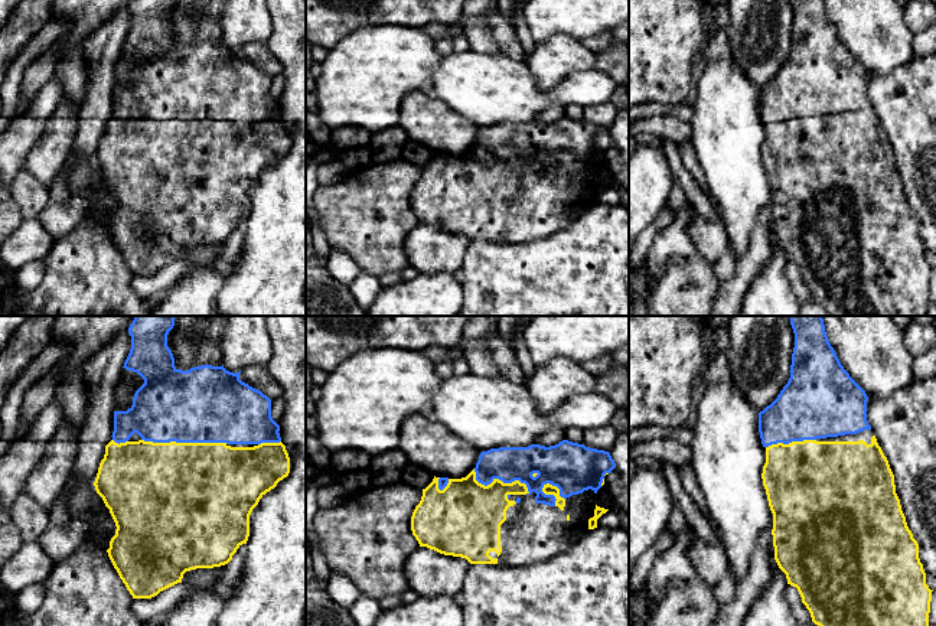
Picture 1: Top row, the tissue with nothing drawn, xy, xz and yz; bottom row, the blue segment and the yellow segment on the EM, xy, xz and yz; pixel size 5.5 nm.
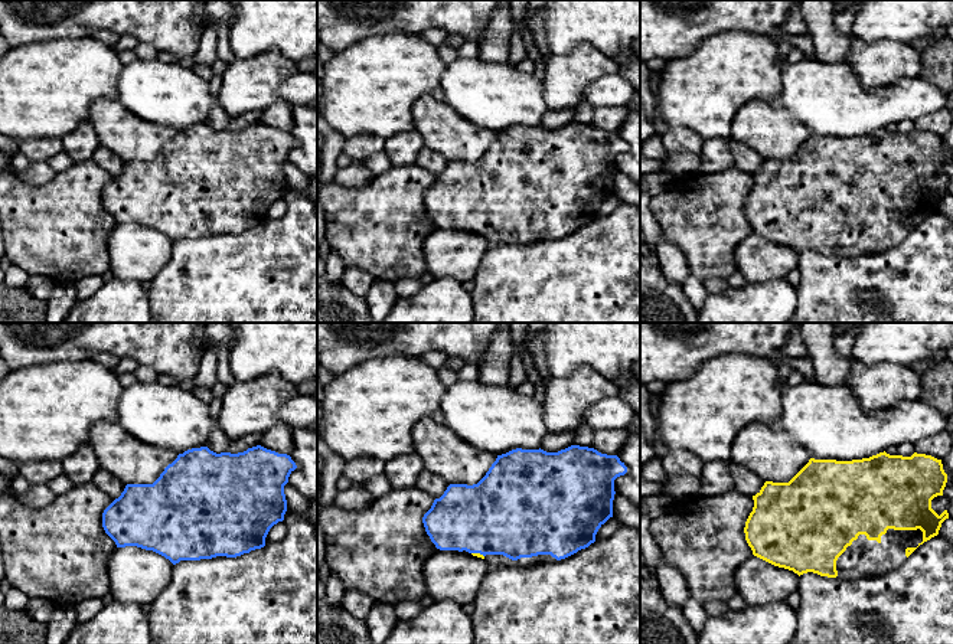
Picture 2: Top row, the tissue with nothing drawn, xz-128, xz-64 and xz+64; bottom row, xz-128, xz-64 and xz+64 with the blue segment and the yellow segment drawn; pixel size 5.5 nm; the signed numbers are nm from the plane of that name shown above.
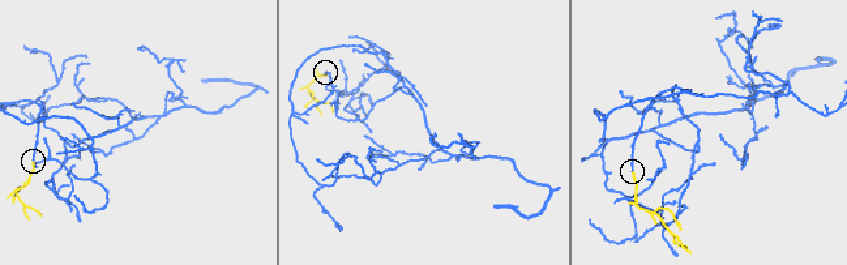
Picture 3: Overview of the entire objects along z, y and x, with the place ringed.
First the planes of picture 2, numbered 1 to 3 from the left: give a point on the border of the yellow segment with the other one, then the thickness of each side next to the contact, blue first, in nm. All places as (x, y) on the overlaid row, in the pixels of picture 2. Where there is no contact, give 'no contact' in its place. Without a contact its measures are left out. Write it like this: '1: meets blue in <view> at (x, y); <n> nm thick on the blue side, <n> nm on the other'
1: no contact
2: meets blue in xz-64 at (477, 552); 440 nm thick on the blue side, 20 nm on the other
3: no contact

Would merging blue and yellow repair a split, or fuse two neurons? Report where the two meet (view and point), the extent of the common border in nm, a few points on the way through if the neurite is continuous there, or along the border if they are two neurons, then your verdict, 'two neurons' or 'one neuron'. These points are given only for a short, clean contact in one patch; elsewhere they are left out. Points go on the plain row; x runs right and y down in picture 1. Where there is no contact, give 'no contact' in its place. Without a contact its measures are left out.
xy (185, 118) | 480 nm | one neuron

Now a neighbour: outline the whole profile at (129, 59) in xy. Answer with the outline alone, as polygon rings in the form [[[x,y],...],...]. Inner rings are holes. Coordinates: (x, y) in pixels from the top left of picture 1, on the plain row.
[[[121,46],[115,61],[114,88],[127,88],[133,82],[136,68],[144,61],[144,56],[133,48]]]

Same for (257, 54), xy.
[[[252,42],[241,48],[239,56],[250,63],[261,68],[270,76],[281,75],[281,63],[278,59],[270,52],[267,43]]]

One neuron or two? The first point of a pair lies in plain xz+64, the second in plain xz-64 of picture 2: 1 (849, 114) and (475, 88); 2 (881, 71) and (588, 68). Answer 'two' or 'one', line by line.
1: one
2: one

